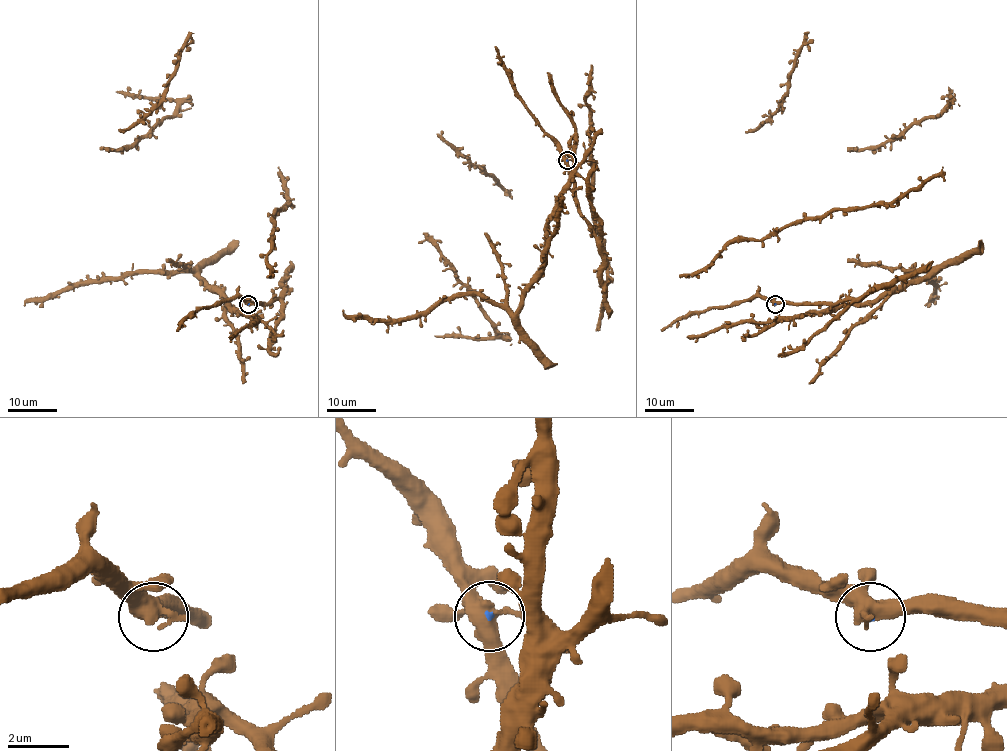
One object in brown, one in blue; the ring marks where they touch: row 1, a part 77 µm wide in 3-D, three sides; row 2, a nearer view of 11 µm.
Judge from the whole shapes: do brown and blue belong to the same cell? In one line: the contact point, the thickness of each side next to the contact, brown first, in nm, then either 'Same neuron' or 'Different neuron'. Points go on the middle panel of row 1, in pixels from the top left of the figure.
Place: (567, 160). Thickness 550 nm (brown) against 60 nm. Same neuron

